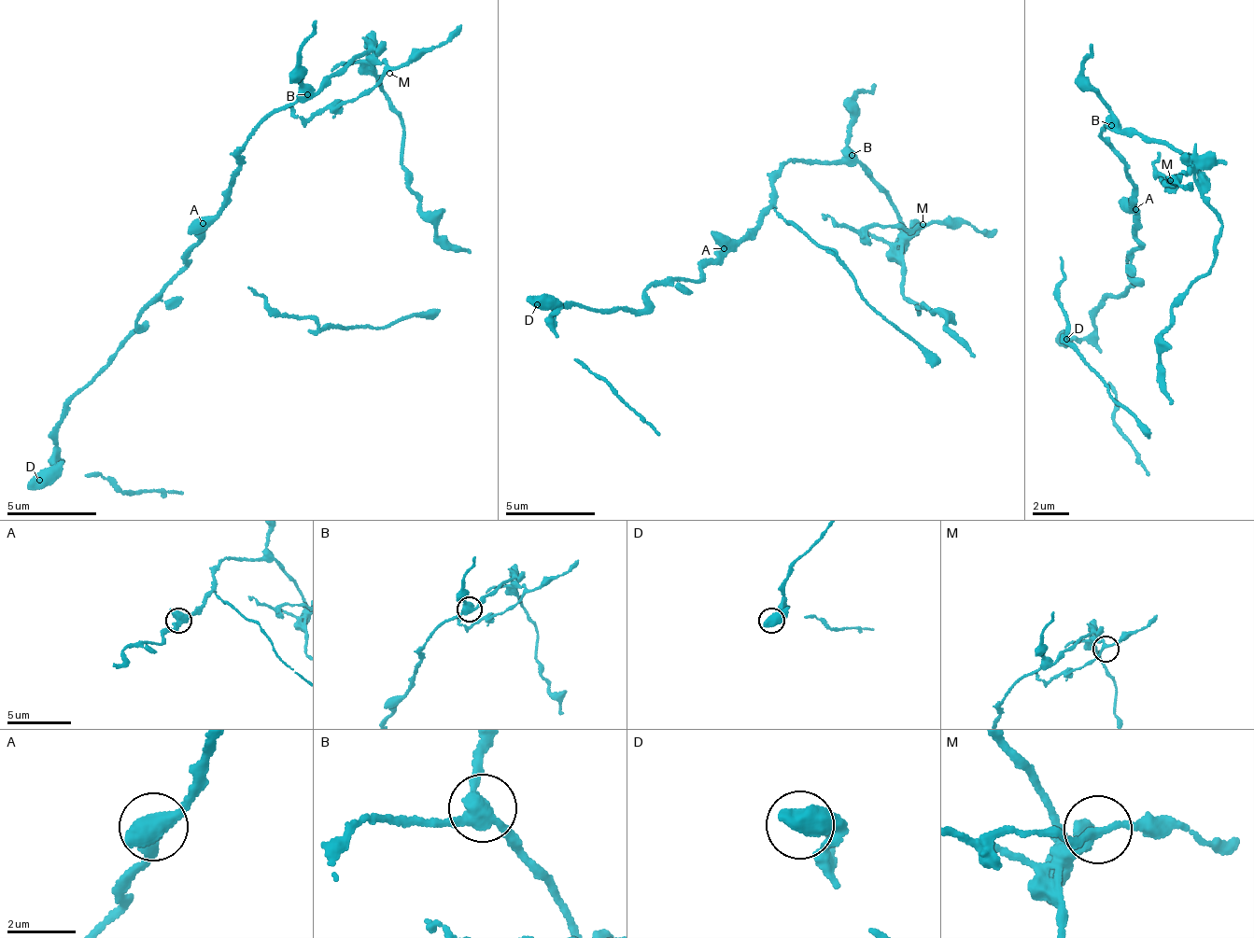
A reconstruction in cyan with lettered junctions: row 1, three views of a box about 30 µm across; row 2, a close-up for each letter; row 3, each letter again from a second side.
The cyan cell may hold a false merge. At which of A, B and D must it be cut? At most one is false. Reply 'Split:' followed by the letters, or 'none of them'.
Split: B

